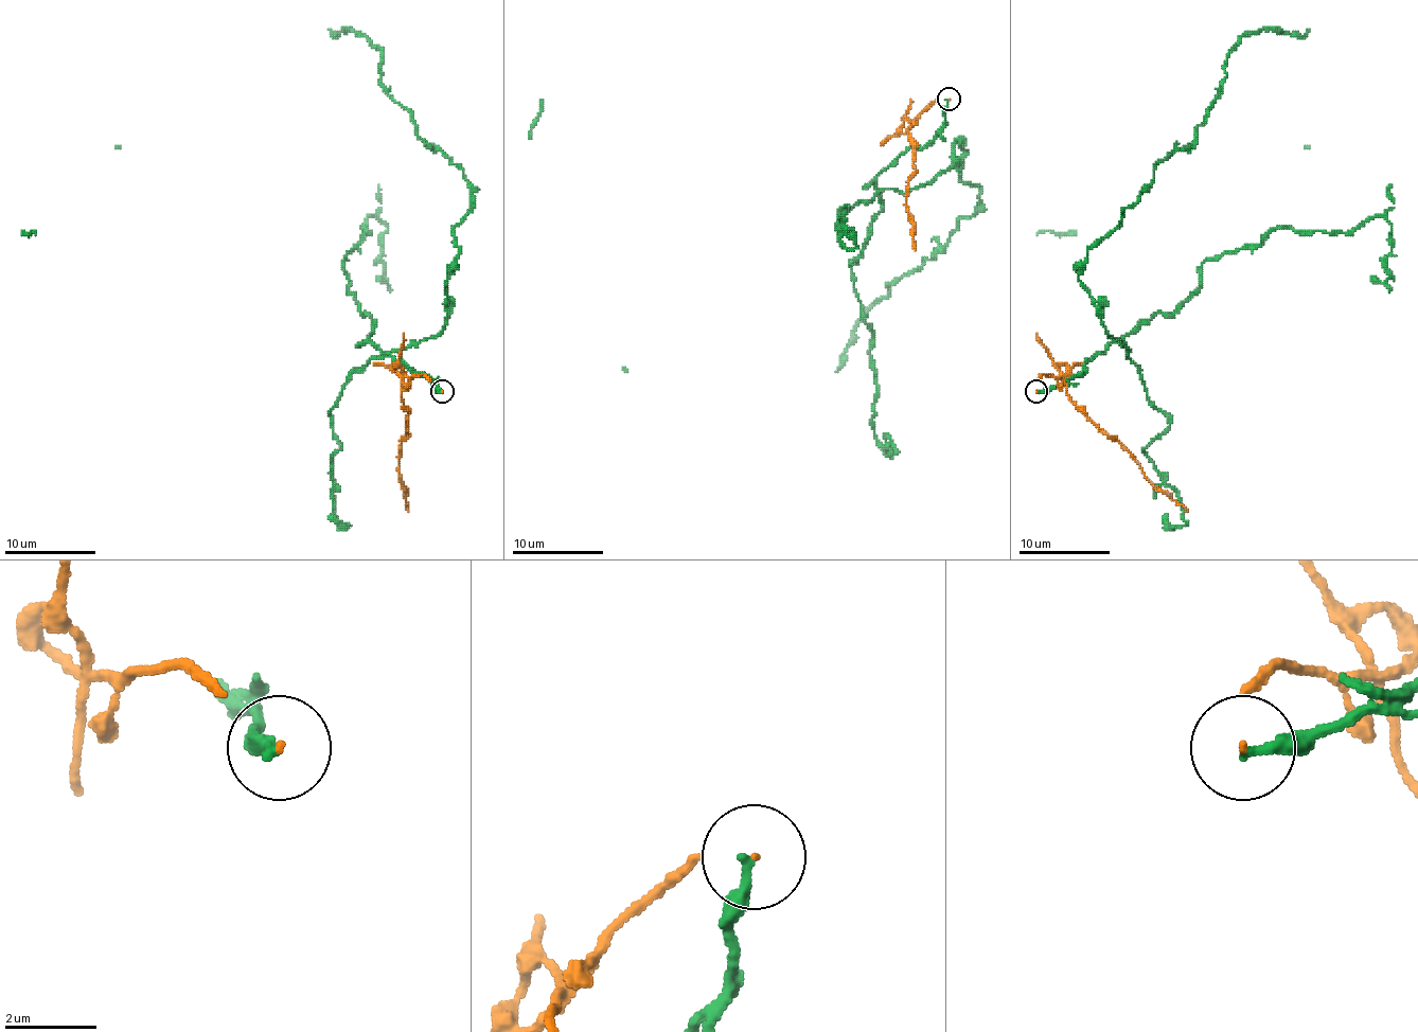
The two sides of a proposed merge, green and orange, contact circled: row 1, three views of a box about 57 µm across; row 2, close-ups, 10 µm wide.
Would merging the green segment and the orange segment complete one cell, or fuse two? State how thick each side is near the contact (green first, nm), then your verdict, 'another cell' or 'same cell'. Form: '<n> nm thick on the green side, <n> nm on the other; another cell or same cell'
240 nm thick on the green side, 60 nm on the other; another cell

